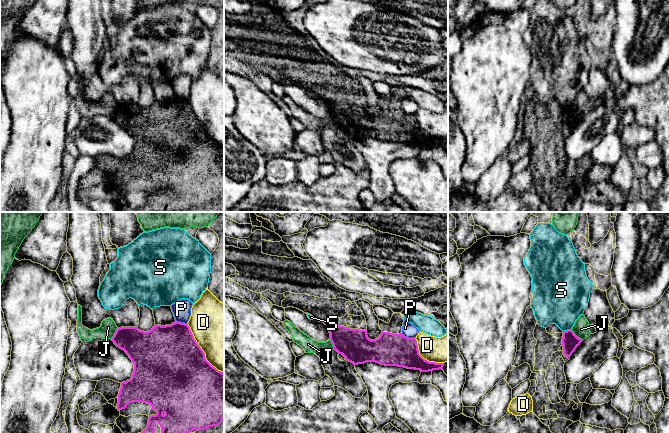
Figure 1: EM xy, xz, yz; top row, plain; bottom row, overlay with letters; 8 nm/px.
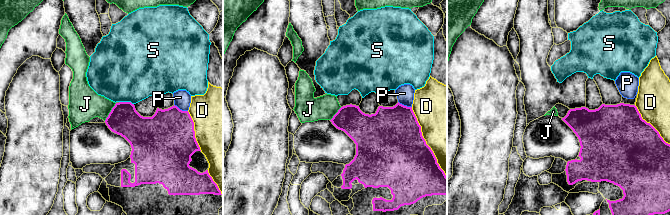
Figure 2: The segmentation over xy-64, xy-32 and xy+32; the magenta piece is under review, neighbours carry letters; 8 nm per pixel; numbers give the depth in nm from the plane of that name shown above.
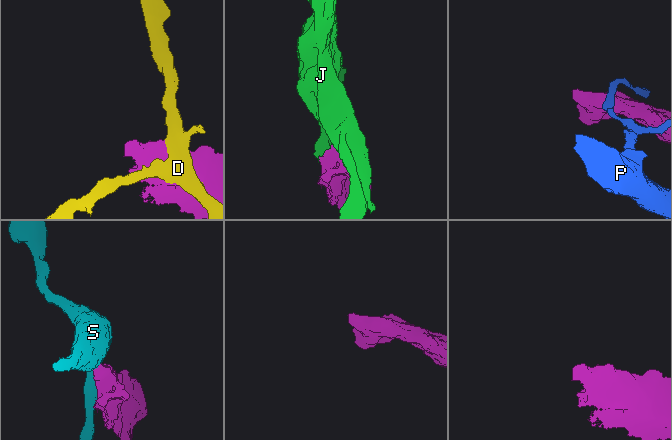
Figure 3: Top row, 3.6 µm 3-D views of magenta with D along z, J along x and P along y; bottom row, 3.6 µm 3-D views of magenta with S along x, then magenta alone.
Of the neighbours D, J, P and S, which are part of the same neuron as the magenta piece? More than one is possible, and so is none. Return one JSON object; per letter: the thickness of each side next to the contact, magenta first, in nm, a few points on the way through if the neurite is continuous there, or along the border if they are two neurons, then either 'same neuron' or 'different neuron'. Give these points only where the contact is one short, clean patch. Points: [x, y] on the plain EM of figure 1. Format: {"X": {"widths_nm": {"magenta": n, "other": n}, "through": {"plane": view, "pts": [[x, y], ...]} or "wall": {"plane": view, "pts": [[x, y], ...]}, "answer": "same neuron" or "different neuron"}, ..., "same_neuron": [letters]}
{"D": {"widths_nm": {"magenta": 500, "other": 440}, "answer": "different neuron"}, "J": {"widths_nm": {"magenta": 140, "other": 130}, "wall": {"plane": "yz", "pts": [[571, 105], [582, 116]]}, "answer": "different neuron"}, "P": {"widths_nm": {"magenta": 260, "other": 110}, "wall": {"plane": "xz", "pts": [[401, 109], [407, 113], [414, 114]]}, "answer": "different neuron"}, "S": {"widths_nm": {"magenta": 140, "other": 380}, "wall": {"plane": "yz", "pts": [[570, 105], [563, 108]]}, "answer": "different neuron"}, "same_neuron": []}

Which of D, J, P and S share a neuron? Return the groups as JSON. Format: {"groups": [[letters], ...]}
{"groups": [["D"], ["J"], ["P"], ["S"]]}

